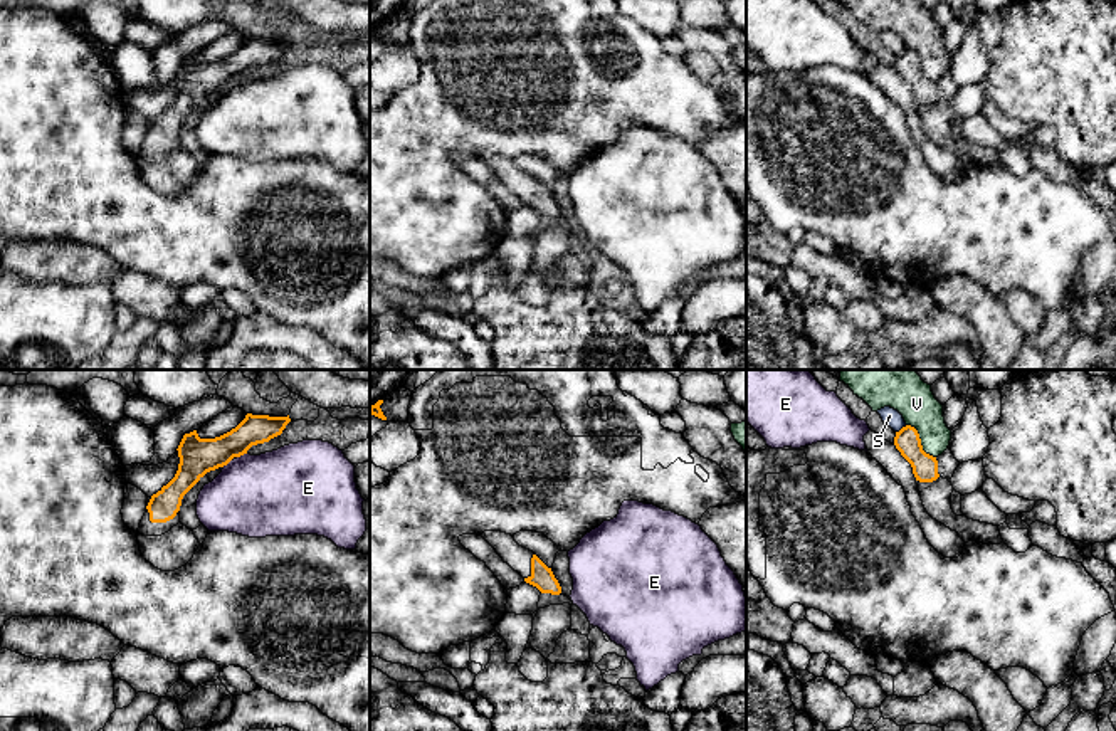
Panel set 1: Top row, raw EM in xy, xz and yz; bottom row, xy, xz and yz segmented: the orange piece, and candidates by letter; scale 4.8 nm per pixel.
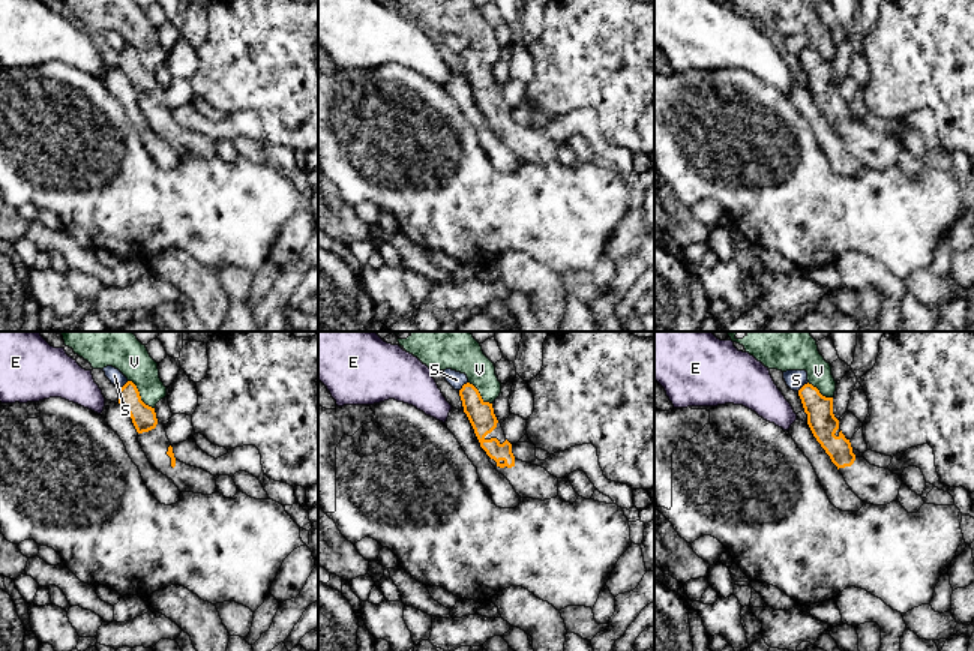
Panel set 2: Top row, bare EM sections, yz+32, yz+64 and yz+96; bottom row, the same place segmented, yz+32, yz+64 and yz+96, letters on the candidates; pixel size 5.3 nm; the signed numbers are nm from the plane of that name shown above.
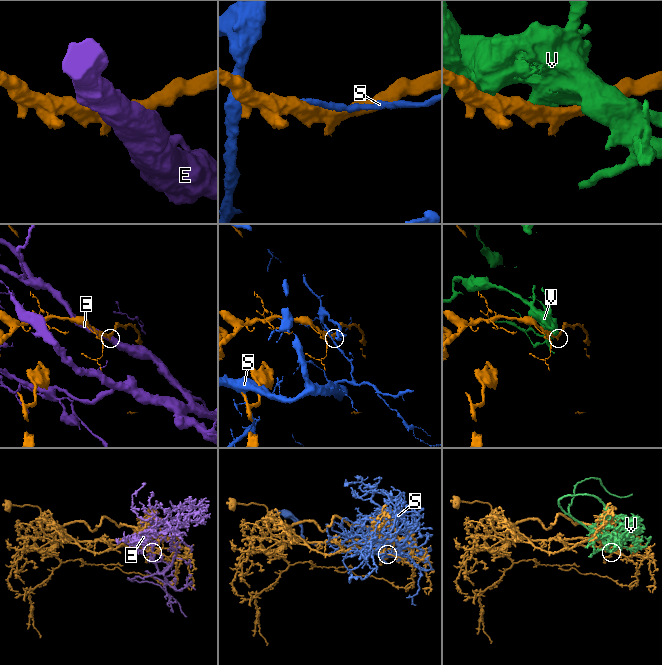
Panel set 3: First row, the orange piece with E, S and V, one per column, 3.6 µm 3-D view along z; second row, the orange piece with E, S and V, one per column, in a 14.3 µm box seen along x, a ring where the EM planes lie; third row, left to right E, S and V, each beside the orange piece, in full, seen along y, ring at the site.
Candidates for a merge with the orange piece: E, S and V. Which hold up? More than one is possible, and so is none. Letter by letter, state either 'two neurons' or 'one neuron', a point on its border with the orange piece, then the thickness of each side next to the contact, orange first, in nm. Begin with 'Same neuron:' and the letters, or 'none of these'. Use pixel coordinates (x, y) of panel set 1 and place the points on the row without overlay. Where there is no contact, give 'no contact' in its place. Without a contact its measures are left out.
Same neuron: none of these
E: two neurons | xy (241, 78) | 180/400 nm
S: two neurons | yz (903, 51) | 130/80 nm
V: two neurons | yz (920, 64) | 130/190 nm

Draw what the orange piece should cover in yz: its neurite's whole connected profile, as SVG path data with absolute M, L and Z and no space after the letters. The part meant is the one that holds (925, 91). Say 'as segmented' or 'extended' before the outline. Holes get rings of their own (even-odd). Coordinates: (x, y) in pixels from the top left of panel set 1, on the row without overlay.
extended; M906 49L899 55L896 55L894 69L901 76L901 79L911 87L923 129L933 143L945 148L951 155L956 155L965 166L1003 166L998 150L973 145L966 139L956 139L953 136L953 109L948 103L943 103L938 97L938 84L936 81L923 74L919 57L914 50Z

